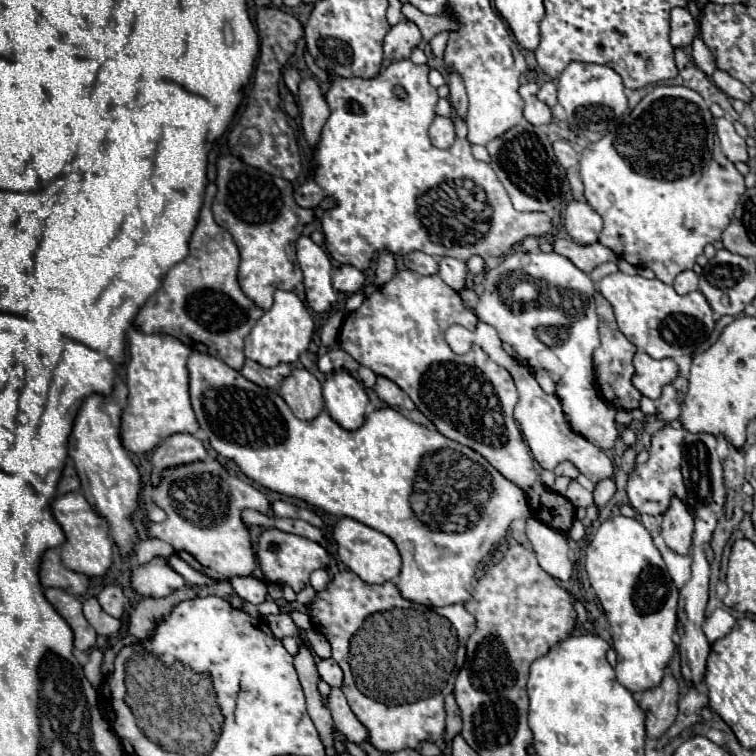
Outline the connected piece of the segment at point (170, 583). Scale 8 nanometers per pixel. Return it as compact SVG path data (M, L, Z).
M155 557L147 565L133 569L133 589L139 595L163 597L171 591L183 587L185 581L177 575L165 561L165 557Z

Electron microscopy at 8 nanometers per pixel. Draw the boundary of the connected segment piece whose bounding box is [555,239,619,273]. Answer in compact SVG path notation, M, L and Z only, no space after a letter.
M555 239L555 251L567 257L583 273L591 273L593 267L619 259L609 247L601 245L599 241L593 245L577 245L577 241L573 239Z

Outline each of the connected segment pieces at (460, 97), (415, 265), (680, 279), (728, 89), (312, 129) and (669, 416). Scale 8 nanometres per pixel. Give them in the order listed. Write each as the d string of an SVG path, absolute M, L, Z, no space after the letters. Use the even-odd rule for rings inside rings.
M451 73L449 75L449 89L451 89L451 95L449 95L449 101L457 113L457 117L465 119L467 117L467 101L465 101L465 87L463 87L463 81L457 73Z
M411 251L405 255L405 267L411 271L417 271L421 275L435 275L439 265L435 261L435 257L423 253L423 251Z
M683 271L675 277L673 281L673 287L679 295L687 295L691 291L697 291L699 289L699 277L695 271Z
M717 69L717 71L713 73L711 79L713 79L715 85L717 85L723 93L727 93L729 97L733 97L733 99L741 99L741 101L745 101L745 103L751 101L751 91L749 91L741 81L737 81L735 77L731 77L729 73Z
M303 79L301 85L299 85L299 105L301 105L301 127L303 127L303 133L305 133L305 139L309 143L311 149L317 147L317 141L321 137L321 129L329 117L329 107L325 103L325 97L323 93L319 91L319 83L315 79Z
M679 375L671 385L663 389L663 395L657 399L657 411L659 411L657 419L665 423L677 419L681 413L681 403L685 393L687 393L687 379Z

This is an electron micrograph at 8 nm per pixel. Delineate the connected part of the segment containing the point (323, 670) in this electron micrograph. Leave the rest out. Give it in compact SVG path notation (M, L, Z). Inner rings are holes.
M321 659L317 663L317 669L319 669L319 677L329 683L331 687L341 687L343 685L343 673L341 673L341 667L333 661L333 659Z

